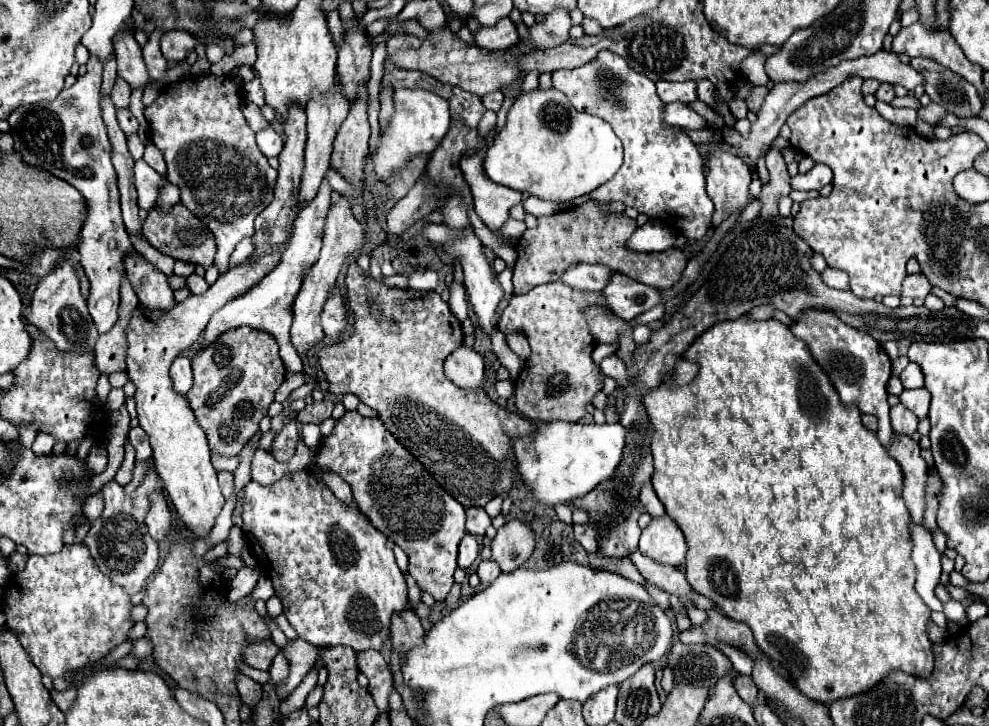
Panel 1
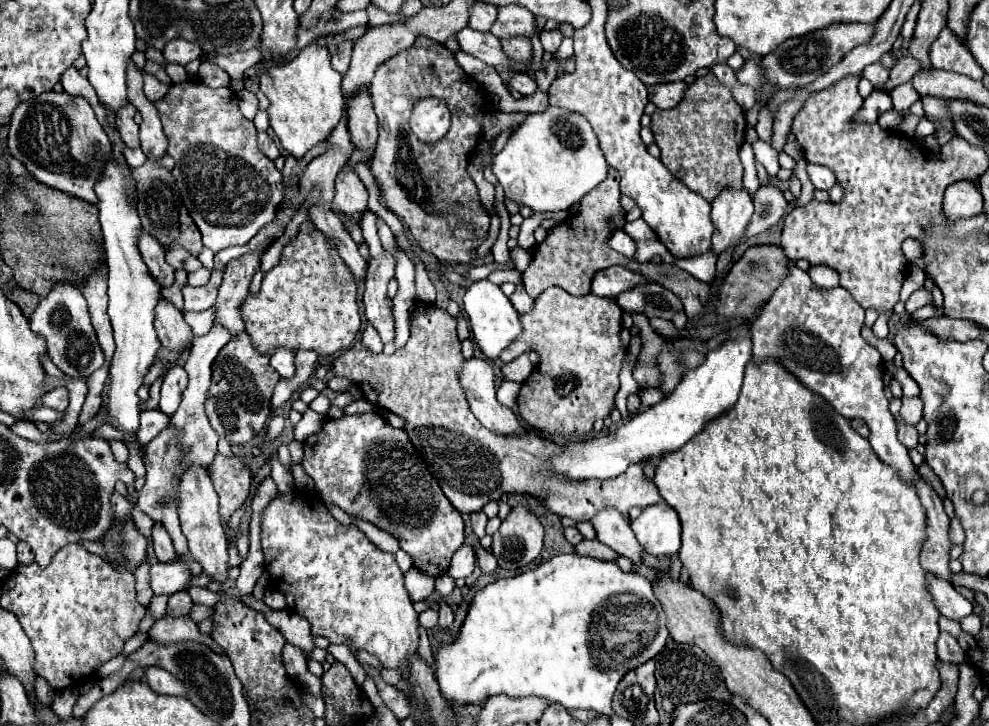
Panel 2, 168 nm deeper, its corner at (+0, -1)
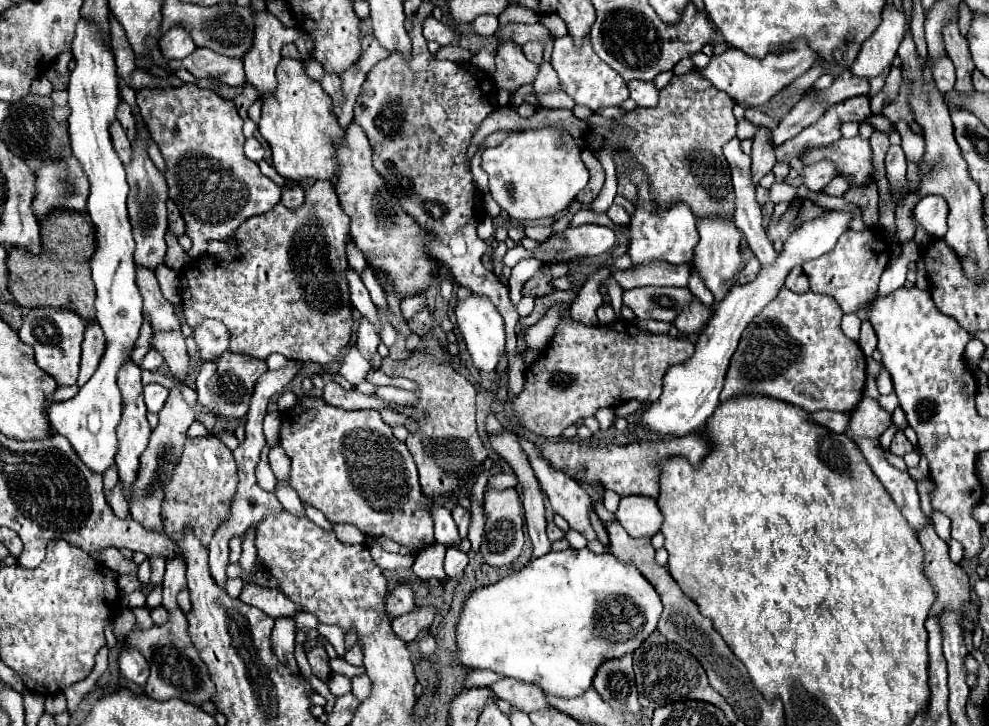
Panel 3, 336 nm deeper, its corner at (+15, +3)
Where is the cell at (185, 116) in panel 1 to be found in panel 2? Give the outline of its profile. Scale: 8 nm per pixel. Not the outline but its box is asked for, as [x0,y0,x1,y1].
[154,81,284,253]

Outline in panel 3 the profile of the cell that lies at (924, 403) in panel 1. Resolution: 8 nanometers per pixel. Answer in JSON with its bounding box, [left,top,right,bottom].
[847,397,891,437]

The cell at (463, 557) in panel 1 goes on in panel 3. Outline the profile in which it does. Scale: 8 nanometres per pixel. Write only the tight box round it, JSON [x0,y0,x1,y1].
[445,547,467,577]

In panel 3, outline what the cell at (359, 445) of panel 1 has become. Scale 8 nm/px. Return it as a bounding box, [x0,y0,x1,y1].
[279,397,435,555]

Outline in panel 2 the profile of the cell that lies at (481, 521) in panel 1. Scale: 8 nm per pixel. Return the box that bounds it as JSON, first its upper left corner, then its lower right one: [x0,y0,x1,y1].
[470,511,488,539]

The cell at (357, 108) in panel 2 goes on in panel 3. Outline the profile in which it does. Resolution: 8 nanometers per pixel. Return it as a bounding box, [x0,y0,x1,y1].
[335,123,435,297]

